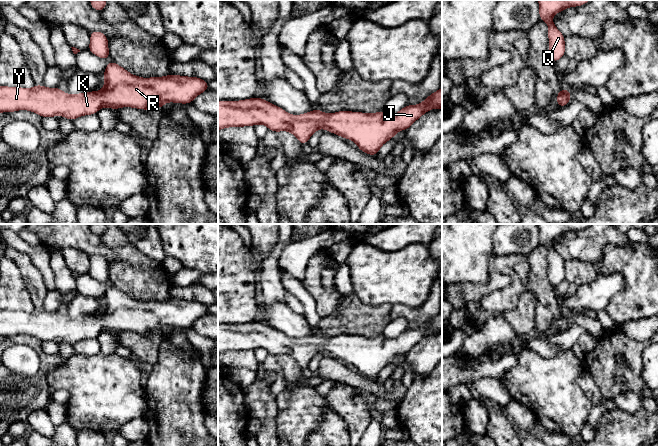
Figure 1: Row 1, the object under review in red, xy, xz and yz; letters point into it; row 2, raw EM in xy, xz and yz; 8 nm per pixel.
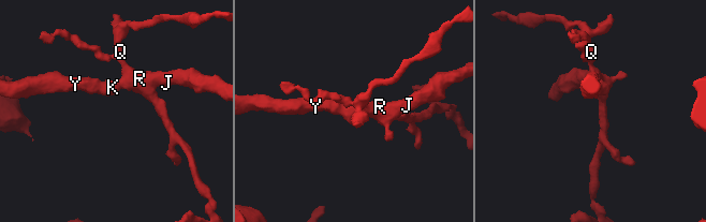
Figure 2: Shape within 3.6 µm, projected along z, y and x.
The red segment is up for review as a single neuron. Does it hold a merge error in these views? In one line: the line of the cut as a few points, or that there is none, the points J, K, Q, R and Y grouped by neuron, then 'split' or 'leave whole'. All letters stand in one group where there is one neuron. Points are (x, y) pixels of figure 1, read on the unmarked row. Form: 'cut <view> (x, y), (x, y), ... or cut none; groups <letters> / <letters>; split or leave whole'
cut none; groups J K Q R Y; leave whole

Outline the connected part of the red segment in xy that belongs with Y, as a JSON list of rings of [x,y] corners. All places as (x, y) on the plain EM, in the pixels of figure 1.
[[[114,285],[106,290],[103,303],[105,309],[101,315],[82,316],[75,319],[66,318],[58,311],[47,312],[44,309],[34,309],[30,313],[0,310],[0,337],[28,334],[42,342],[61,339],[73,345],[84,339],[96,338],[103,330],[114,334],[122,331],[153,334],[163,332],[166,326],[190,328],[196,320],[209,314],[208,305],[195,300],[169,298],[163,301],[142,302],[129,297]]]

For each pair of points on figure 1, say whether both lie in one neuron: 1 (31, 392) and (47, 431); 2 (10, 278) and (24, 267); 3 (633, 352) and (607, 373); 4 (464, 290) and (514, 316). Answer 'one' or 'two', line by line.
1: two
2: two
3: one
4: one

